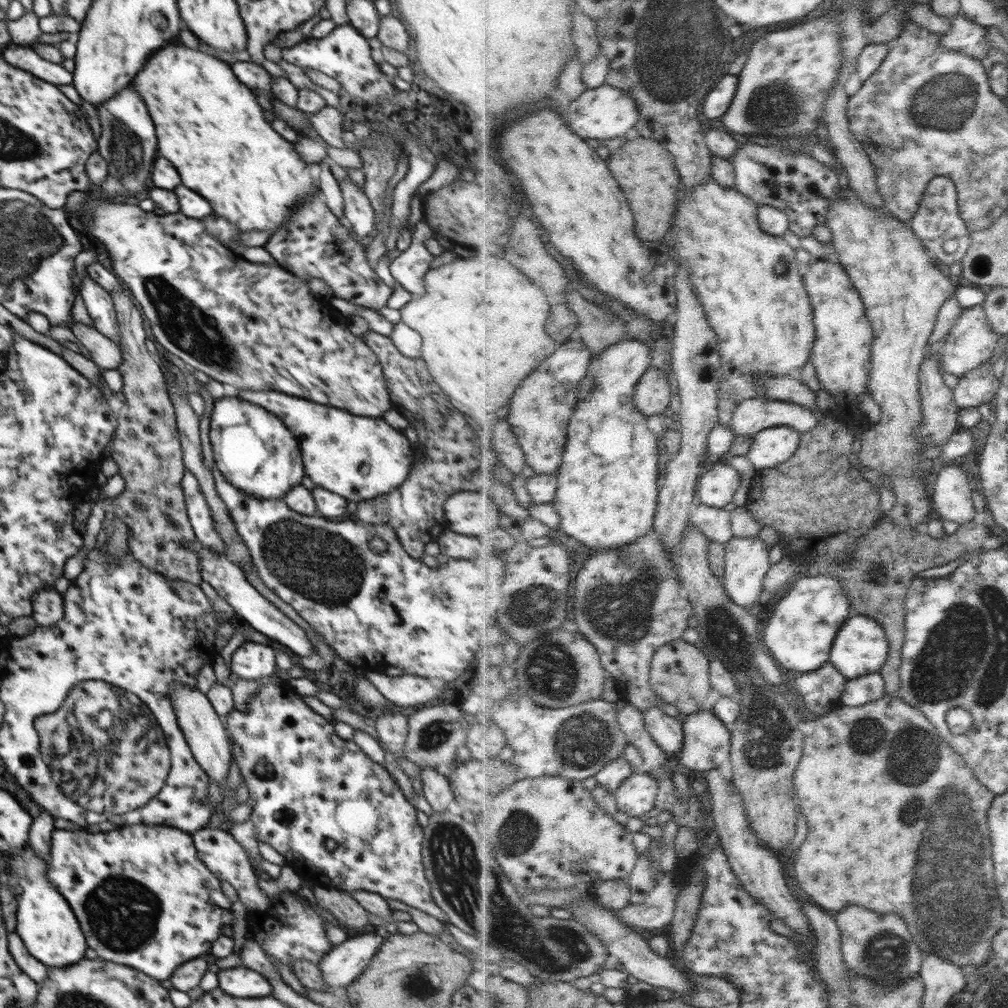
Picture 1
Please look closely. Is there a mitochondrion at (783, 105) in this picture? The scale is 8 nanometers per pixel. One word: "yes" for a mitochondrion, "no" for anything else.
yes

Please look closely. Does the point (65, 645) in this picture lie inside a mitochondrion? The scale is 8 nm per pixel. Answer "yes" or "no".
no

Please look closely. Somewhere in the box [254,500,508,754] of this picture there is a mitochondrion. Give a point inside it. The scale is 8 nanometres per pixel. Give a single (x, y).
(321, 565)

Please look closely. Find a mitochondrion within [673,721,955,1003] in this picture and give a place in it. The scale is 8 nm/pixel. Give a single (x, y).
(886, 952)

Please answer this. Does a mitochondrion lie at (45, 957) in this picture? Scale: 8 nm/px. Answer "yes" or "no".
no

